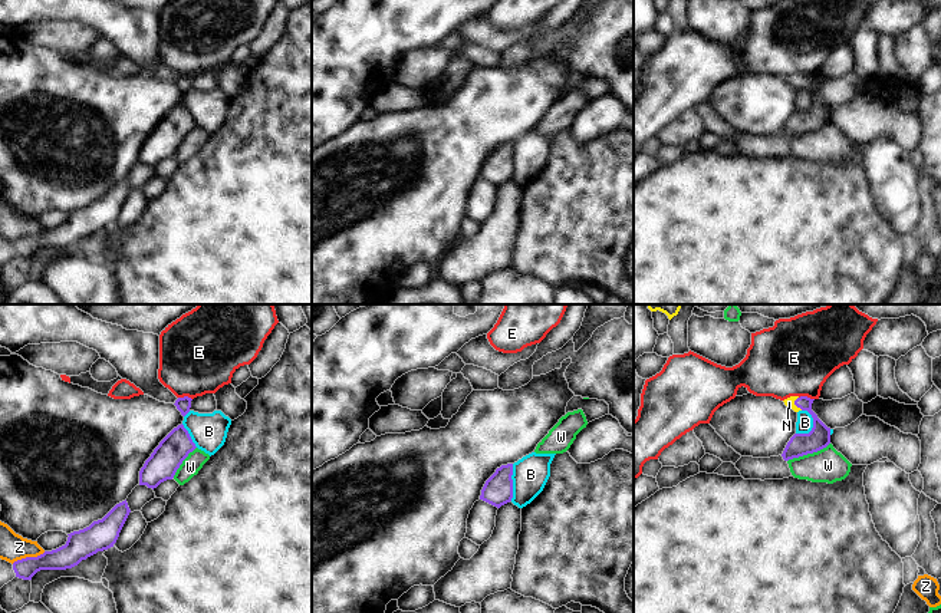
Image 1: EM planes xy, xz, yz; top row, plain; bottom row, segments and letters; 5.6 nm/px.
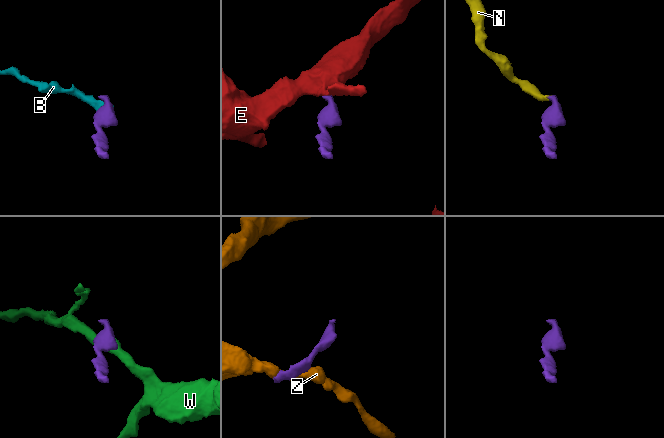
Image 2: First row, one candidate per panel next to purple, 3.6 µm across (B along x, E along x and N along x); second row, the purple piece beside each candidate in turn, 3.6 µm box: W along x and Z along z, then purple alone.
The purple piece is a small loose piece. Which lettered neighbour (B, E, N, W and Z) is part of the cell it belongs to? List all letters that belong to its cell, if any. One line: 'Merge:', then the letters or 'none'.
Merge: N

